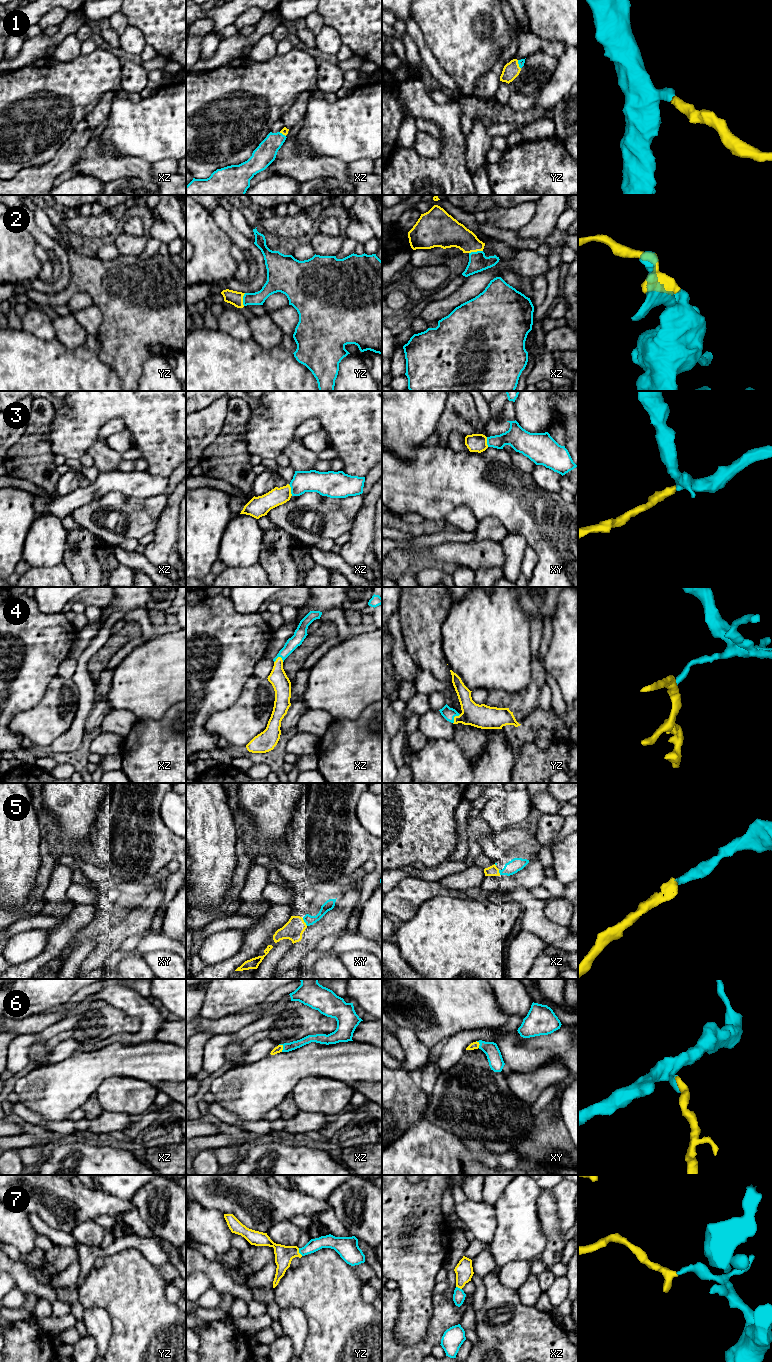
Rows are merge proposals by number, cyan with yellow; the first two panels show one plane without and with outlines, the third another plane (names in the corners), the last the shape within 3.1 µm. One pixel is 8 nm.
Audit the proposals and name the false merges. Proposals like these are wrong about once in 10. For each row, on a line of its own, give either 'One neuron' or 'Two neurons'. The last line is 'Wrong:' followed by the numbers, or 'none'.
1: One neuron
2: One neuron
3: One neuron
4: One neuron
5: One neuron
6: One neuron
7: One neuron
Wrong: none

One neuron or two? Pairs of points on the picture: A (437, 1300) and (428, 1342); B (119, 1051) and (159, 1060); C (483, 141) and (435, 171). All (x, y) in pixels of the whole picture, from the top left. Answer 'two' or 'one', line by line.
A: one
B: one
C: two

